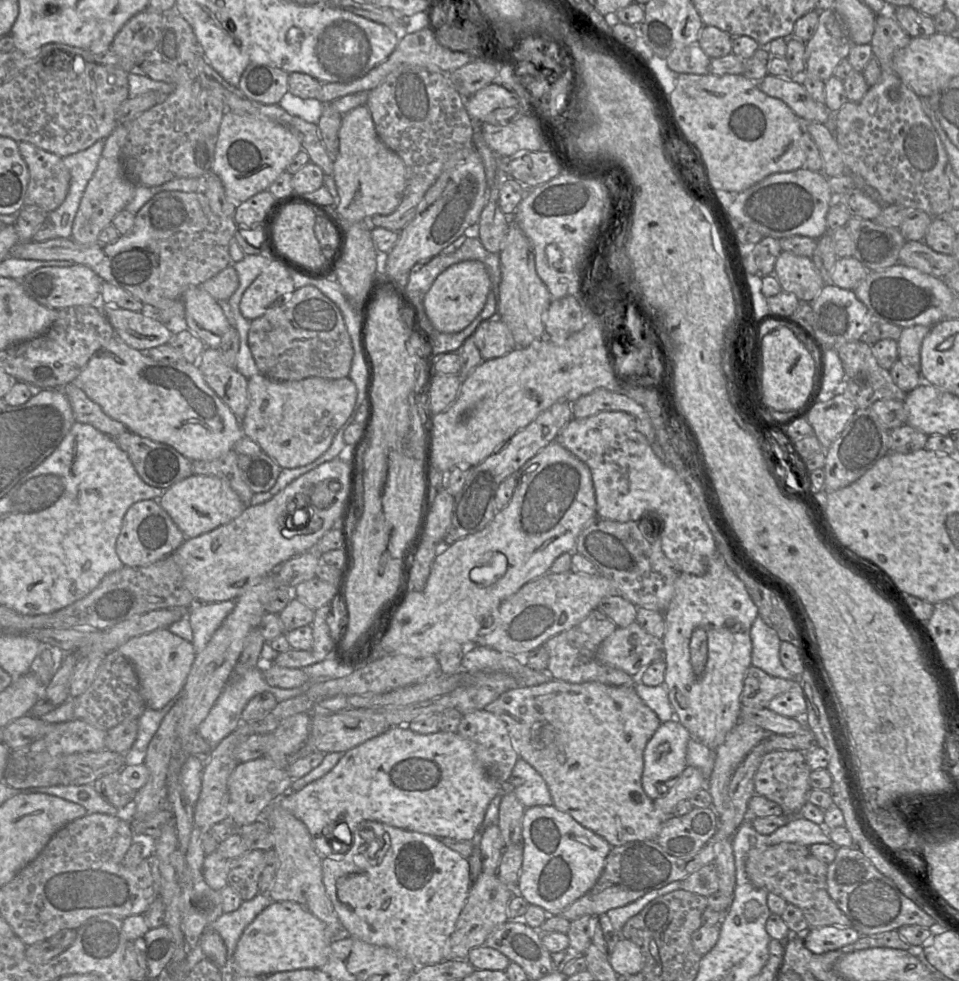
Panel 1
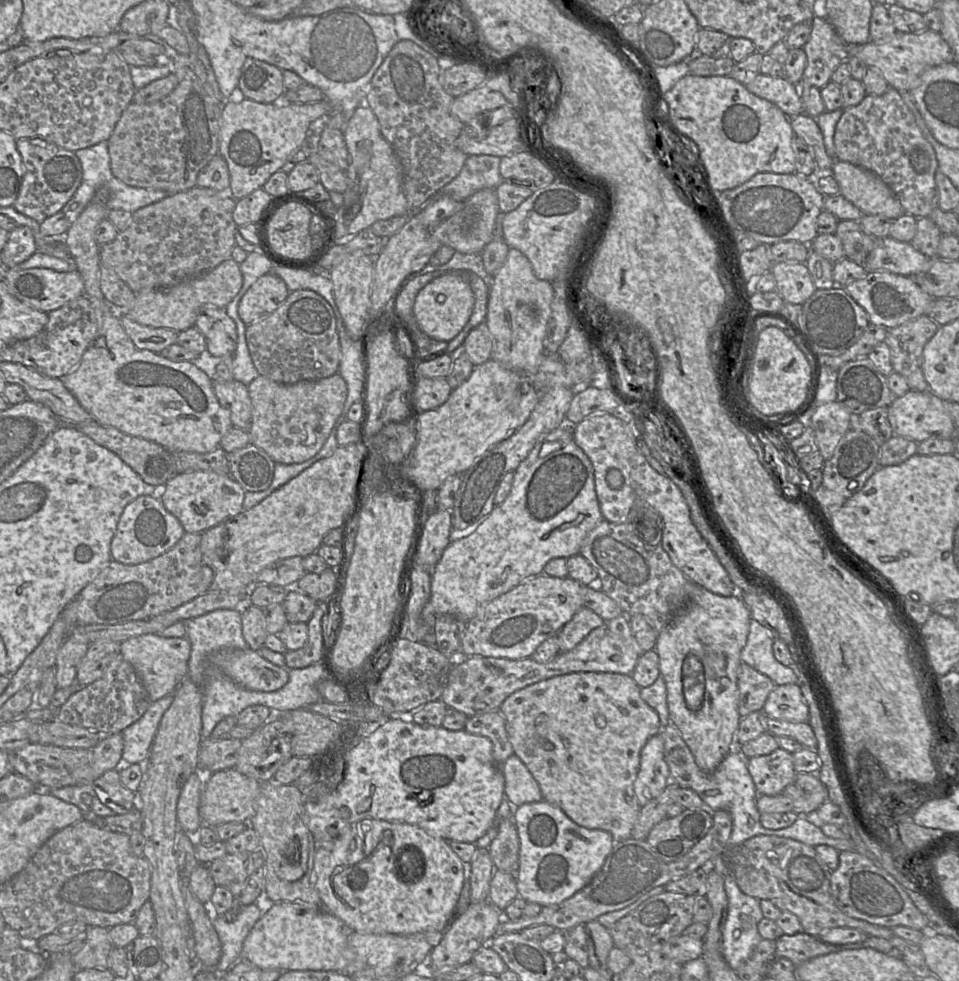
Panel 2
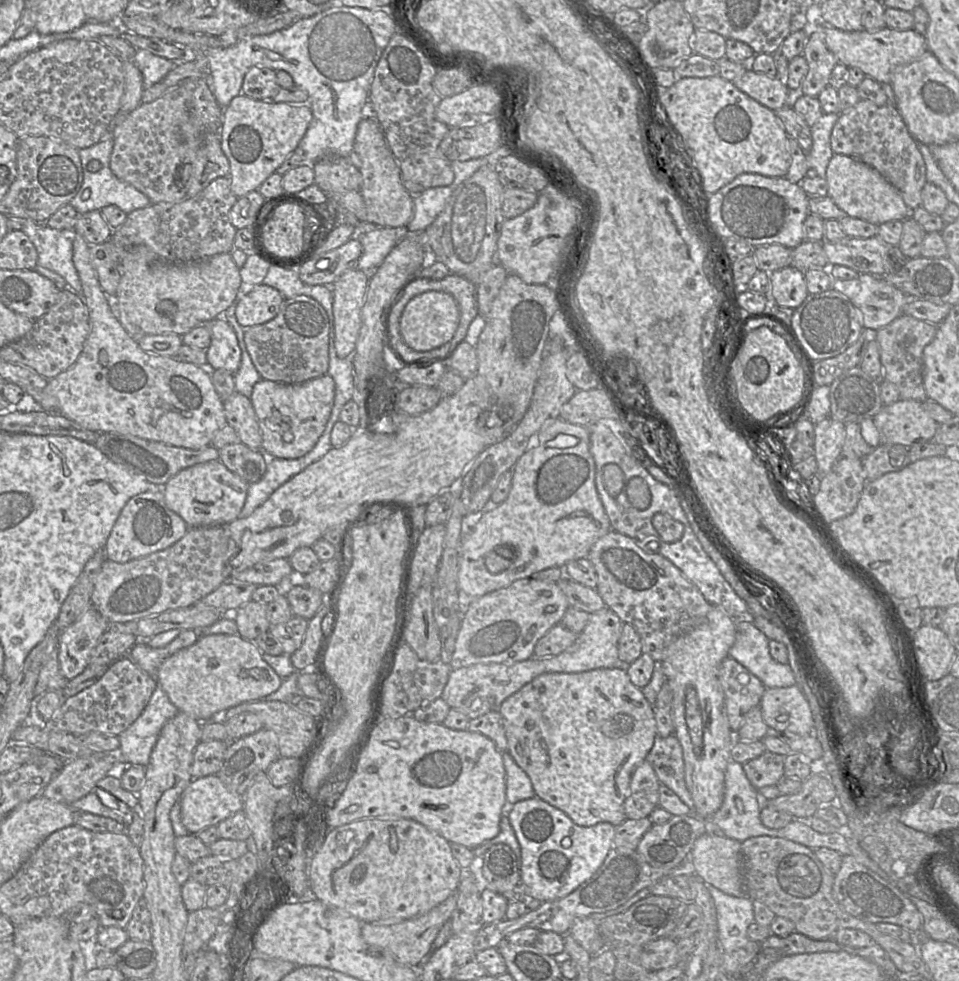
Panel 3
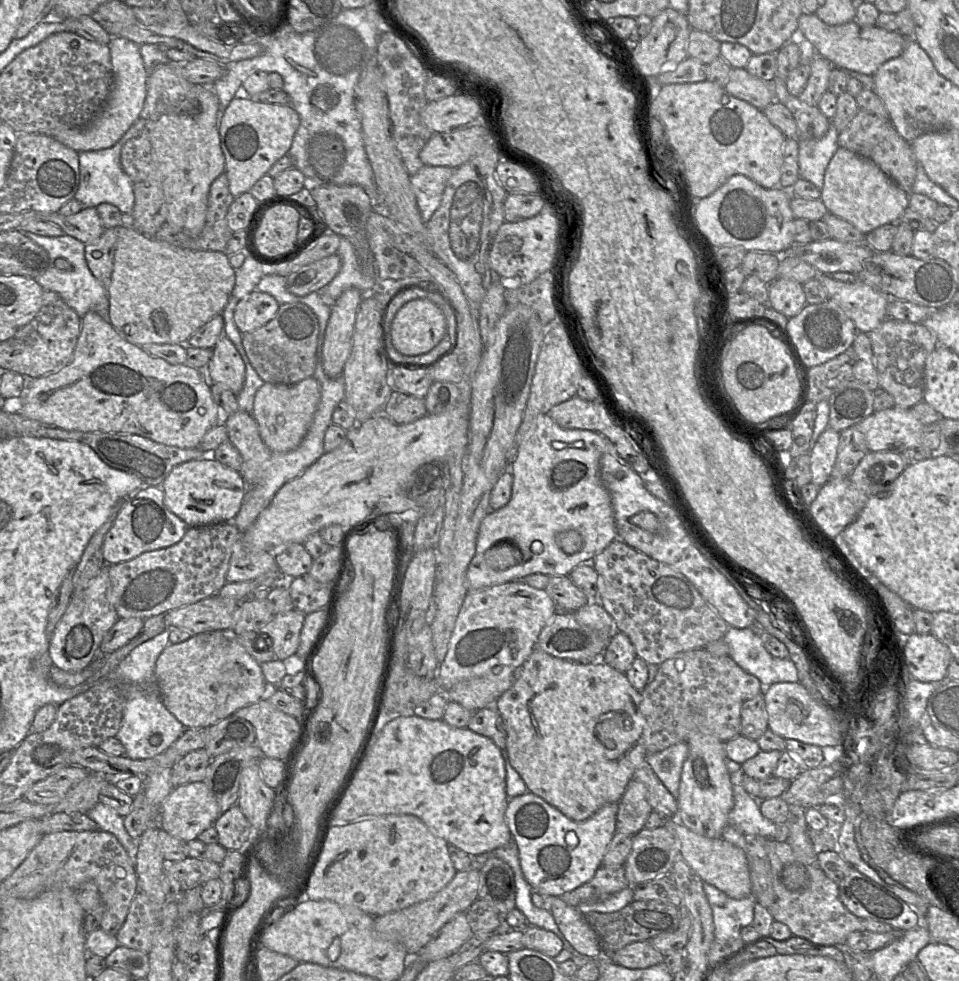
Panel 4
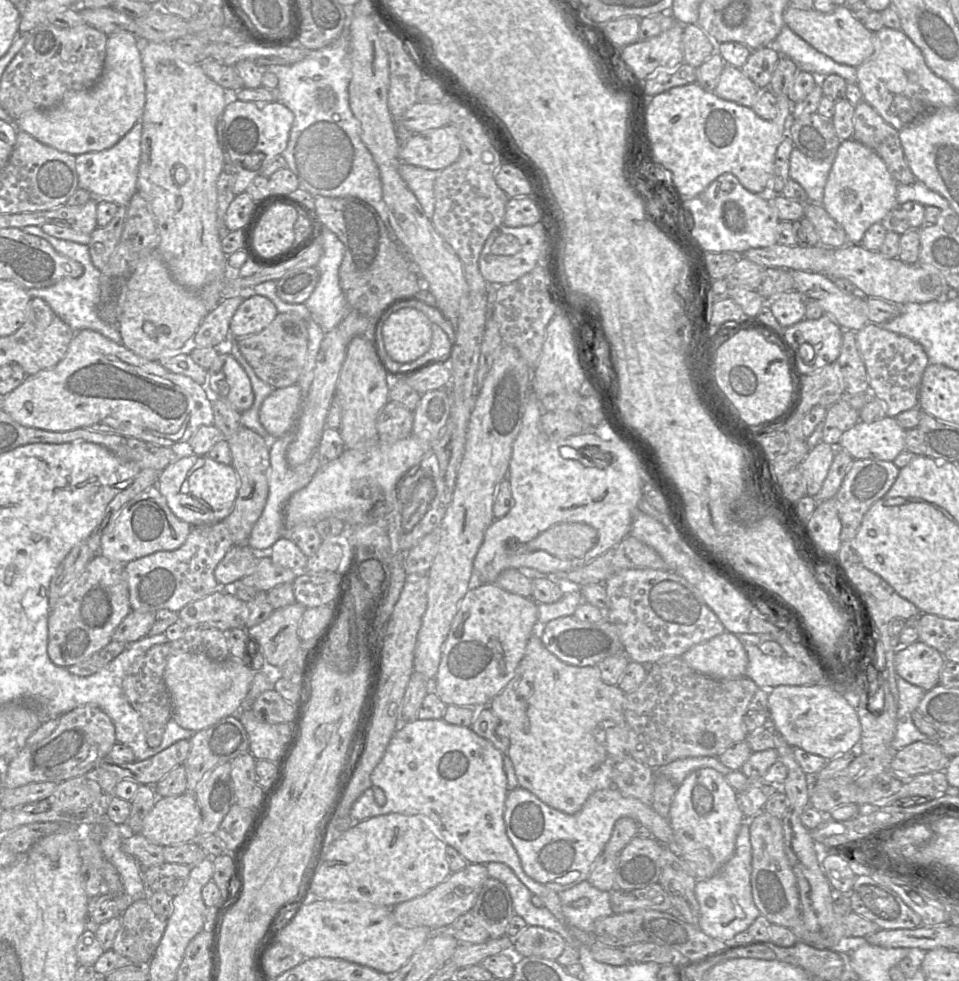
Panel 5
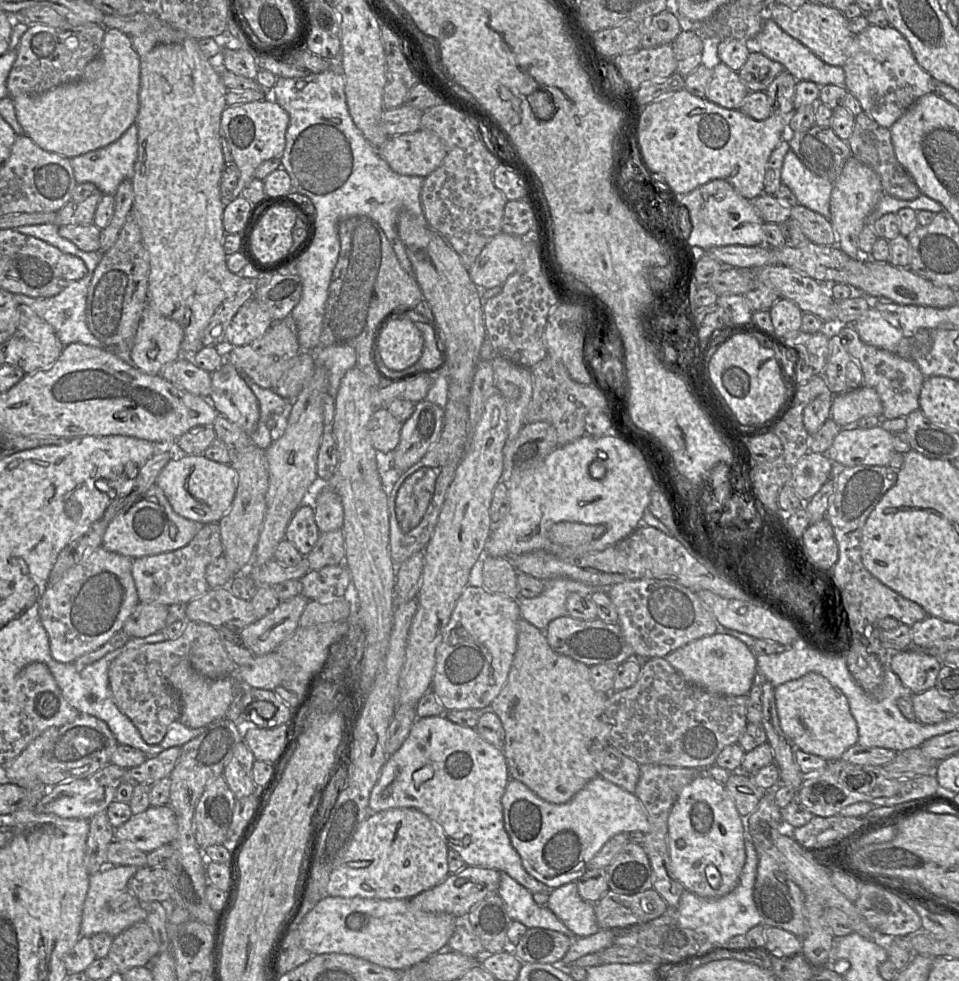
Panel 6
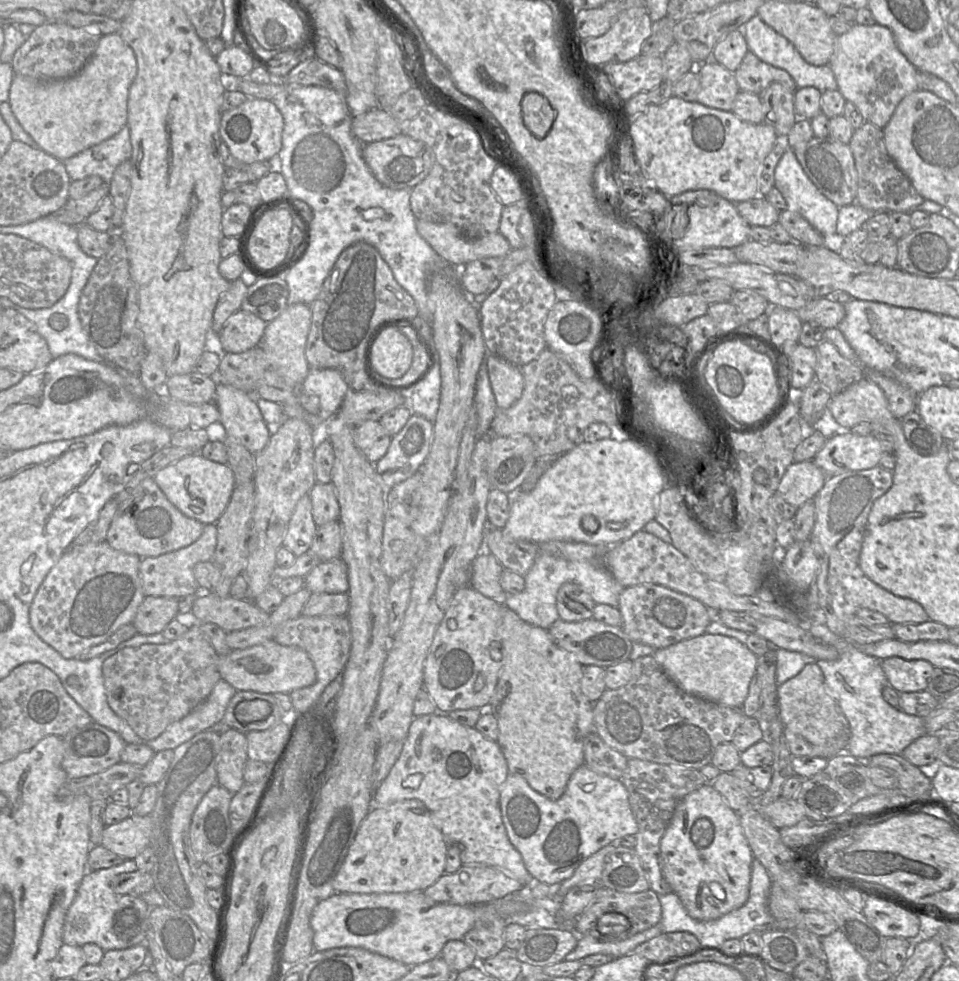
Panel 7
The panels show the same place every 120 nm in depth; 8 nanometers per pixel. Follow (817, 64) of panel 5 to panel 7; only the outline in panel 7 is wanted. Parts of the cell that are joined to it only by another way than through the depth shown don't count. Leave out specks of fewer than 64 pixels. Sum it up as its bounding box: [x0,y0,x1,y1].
[737,15,838,92]

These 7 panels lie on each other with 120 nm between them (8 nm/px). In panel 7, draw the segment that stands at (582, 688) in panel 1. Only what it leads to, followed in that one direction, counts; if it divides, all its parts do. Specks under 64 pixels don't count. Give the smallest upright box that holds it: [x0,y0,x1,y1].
[491,604,594,799]

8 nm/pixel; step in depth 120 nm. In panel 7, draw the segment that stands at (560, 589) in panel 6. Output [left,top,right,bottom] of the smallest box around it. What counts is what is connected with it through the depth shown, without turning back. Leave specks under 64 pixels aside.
[503,541,624,630]

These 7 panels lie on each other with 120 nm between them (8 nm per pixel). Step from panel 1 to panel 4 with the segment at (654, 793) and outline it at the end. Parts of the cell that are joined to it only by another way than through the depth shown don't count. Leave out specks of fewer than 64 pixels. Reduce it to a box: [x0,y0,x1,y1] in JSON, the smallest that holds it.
[616,779,652,836]

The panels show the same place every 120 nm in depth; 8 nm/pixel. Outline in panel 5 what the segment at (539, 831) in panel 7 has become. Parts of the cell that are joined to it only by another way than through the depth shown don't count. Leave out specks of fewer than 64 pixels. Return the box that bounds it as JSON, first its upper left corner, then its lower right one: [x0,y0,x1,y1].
[505,786,674,892]

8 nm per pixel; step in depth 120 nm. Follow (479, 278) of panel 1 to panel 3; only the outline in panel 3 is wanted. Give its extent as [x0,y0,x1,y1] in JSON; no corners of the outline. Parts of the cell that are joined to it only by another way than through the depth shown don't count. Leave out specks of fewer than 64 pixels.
[397,291,460,352]

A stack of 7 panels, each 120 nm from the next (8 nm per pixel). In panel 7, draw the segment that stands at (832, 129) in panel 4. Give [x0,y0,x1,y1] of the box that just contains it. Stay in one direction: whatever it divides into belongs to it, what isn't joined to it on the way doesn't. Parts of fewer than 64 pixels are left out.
[775,148,840,252]

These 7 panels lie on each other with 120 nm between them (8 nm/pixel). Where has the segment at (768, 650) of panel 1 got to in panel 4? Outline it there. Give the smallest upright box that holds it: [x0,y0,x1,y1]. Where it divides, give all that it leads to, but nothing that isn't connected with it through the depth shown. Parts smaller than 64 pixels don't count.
[722,627,798,693]

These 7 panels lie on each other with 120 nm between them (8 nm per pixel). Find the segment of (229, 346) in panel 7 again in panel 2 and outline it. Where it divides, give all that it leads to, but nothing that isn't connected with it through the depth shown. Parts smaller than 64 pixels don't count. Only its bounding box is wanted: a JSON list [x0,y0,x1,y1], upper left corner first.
[238,272,289,325]

